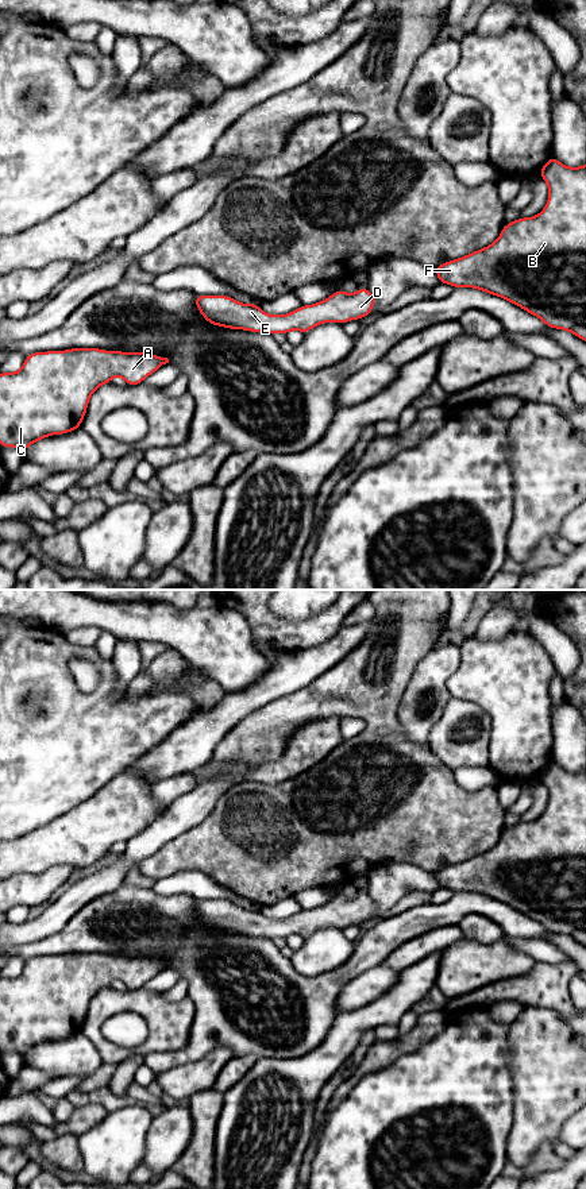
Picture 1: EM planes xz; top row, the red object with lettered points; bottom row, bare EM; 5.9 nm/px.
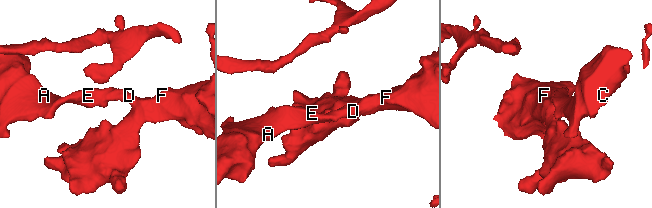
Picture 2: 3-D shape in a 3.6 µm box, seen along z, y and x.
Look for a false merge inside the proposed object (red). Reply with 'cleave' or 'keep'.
keep

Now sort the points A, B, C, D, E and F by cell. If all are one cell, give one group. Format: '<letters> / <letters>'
A B C D E F

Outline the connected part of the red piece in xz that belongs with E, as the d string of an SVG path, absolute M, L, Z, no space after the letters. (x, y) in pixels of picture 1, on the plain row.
M362 891L354 899L339 893L328 903L317 908L302 910L288 919L266 919L257 907L246 910L228 900L196 899L194 907L211 930L273 941L275 938L288 939L290 935L307 938L323 927L343 930L350 924L361 924L374 914L375 902Z

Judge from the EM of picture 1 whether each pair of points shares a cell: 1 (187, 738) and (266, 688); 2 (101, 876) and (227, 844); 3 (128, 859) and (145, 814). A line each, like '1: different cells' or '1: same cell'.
1: same cell
2: different cells
3: different cells

